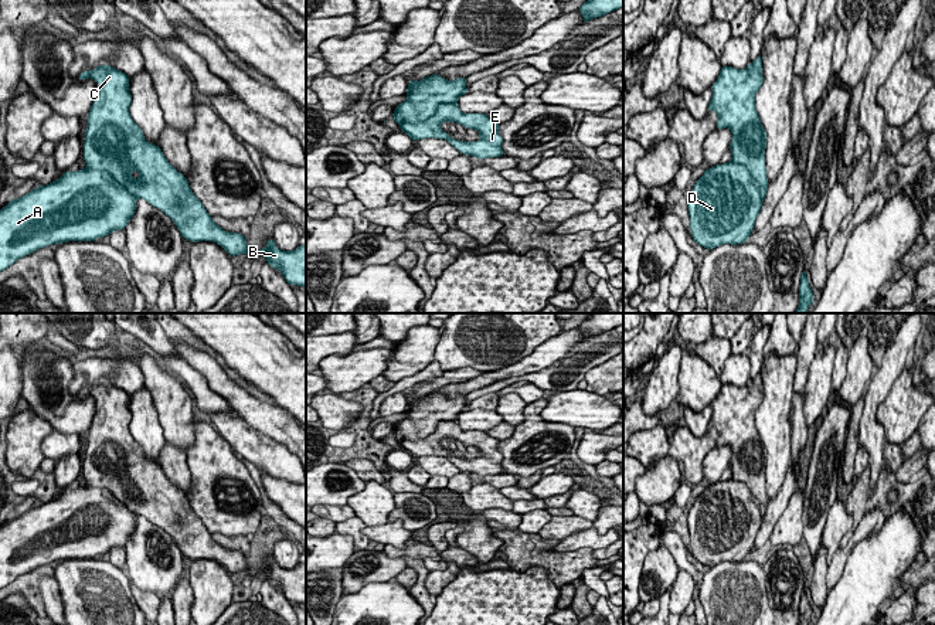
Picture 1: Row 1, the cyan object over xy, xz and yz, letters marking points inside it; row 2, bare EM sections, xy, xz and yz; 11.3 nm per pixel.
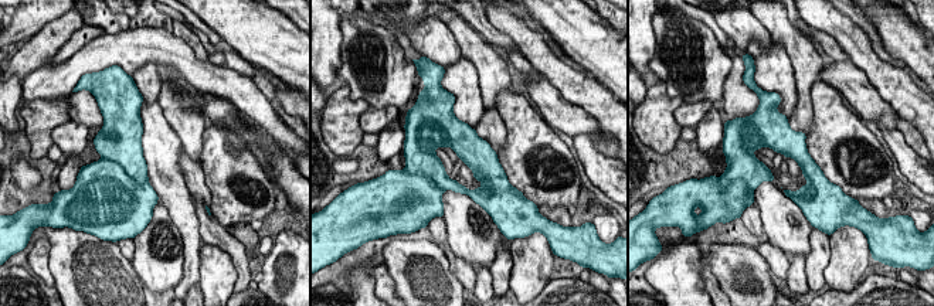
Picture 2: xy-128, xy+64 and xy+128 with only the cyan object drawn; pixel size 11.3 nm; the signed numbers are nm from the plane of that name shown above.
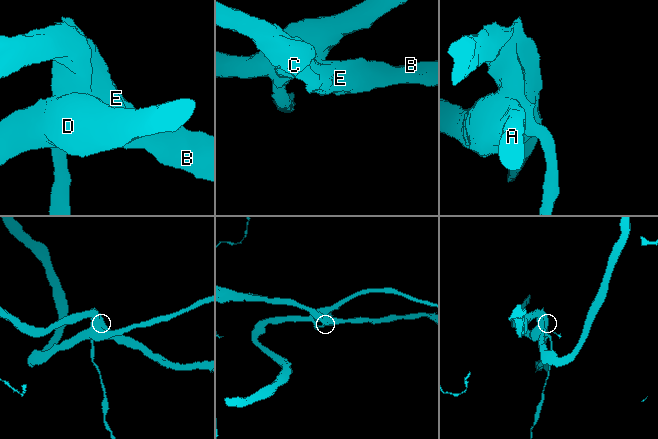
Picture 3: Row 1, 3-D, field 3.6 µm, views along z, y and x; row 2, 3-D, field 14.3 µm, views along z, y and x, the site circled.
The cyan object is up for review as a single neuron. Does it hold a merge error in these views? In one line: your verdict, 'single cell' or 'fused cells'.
fused cells

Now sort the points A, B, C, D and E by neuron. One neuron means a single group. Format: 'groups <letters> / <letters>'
groups A D / B C E

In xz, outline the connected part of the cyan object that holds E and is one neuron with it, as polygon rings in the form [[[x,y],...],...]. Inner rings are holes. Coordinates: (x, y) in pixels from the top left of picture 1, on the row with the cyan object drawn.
[[[441,103],[429,119],[404,123],[400,130],[405,132],[414,142],[426,137],[445,139],[460,153],[484,160],[487,157],[504,156],[502,150],[503,137],[497,132],[499,125],[499,122],[489,119],[486,113],[465,115],[458,103]],[[448,120],[463,125],[466,129],[476,129],[480,139],[466,143],[455,140],[441,129],[441,123]]]

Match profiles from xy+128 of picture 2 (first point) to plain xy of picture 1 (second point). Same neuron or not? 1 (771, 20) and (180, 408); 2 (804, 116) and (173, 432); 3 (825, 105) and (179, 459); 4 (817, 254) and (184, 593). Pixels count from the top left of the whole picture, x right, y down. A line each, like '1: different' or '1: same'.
1: same
2: same
3: different
4: same

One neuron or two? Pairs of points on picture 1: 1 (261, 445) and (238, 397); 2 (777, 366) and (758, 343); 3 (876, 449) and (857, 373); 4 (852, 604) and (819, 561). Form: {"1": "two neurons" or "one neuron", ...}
{"1": "two neurons", "2": "two neurons", "3": "two neurons", "4": "two neurons"}

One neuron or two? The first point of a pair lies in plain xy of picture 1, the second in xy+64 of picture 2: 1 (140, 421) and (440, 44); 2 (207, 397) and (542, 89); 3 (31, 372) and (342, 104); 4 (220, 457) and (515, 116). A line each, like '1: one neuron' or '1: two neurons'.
1: one neuron
2: two neurons
3: two neurons
4: one neuron

